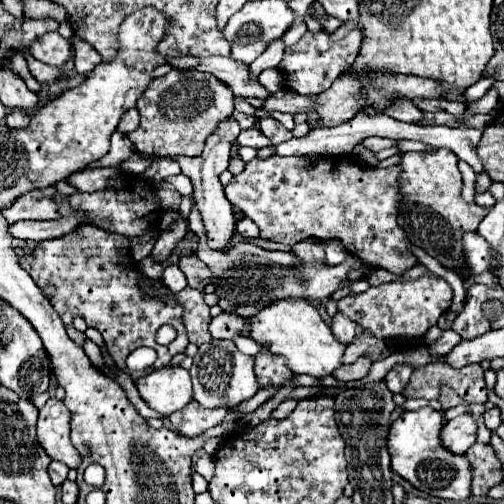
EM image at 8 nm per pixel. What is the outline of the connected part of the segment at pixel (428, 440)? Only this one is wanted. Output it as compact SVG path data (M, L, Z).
M432 407L406 411L390 427L390 457L392 469L410 481L416 489L452 501L466 501L472 497L472 465L466 455L456 455L440 441L444 413Z

